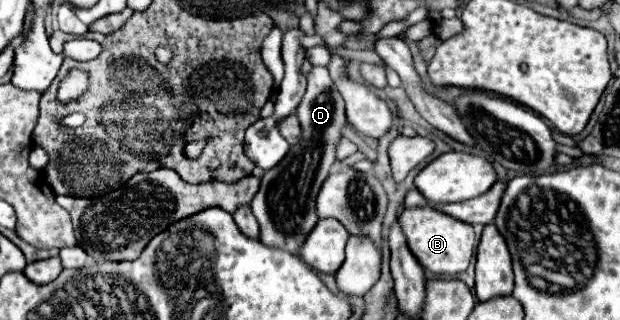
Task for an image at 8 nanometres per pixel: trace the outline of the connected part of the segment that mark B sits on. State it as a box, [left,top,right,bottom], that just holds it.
[398,207,476,275]

